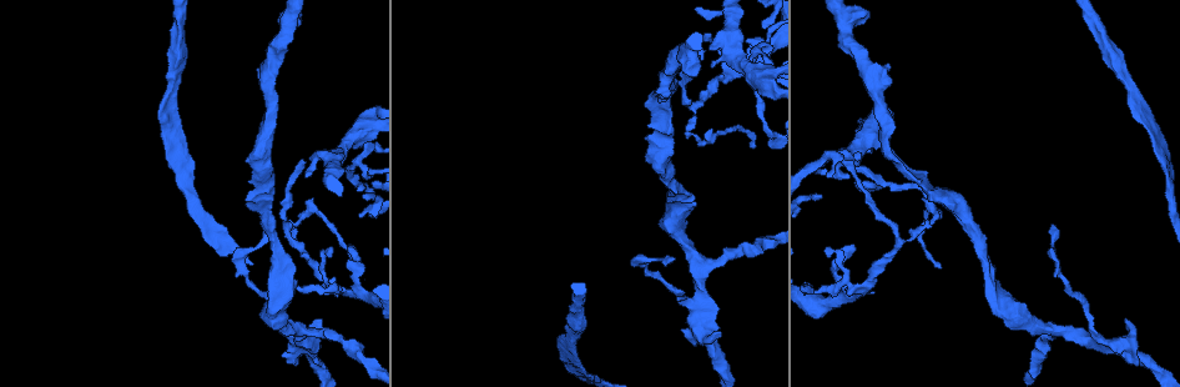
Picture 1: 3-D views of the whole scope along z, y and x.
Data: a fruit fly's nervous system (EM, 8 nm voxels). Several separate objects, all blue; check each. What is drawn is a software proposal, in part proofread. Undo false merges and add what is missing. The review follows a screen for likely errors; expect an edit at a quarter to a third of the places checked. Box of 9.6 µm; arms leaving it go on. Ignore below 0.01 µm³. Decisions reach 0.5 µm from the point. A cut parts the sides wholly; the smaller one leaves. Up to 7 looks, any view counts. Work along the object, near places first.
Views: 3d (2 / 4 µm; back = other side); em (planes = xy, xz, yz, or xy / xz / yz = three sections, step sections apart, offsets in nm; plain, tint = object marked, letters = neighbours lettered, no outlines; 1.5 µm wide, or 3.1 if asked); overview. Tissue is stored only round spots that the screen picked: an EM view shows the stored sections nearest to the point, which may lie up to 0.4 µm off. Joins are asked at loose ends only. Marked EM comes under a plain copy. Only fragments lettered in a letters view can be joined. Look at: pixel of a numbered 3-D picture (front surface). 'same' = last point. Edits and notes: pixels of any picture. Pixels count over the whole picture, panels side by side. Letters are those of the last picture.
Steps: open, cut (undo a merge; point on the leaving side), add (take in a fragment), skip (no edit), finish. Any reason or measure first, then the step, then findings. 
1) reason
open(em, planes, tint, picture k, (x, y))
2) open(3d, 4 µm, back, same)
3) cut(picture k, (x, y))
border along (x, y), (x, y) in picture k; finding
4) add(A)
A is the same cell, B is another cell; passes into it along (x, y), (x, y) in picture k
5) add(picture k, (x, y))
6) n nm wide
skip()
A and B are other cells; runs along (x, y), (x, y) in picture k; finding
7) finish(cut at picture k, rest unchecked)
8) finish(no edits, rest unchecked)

arms part here
open(em, xz, step 4, tint, picture 1, (571, 344))

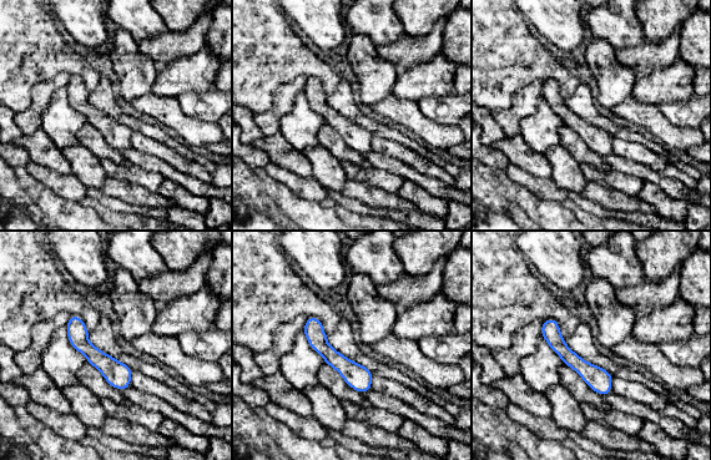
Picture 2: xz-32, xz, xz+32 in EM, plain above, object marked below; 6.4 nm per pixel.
cut it another way
open(em, planes, letters, same)

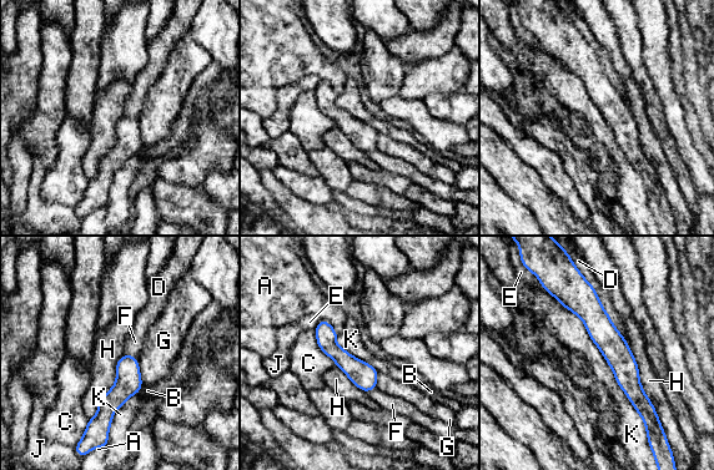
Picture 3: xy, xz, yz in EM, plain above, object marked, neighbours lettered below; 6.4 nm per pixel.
skip()
A, B, C, D, E, F, G, H, J and K are other cells; one neuron here

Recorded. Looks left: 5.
thin end
open(3d, 2 µm, picture 1, (843, 160))

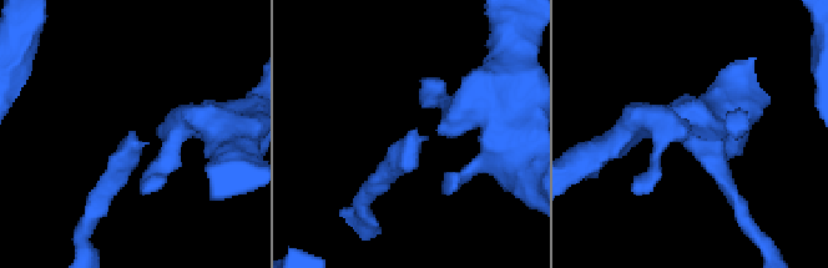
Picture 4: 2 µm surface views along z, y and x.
open(em, planes, letters, picture 4, (415, 133))

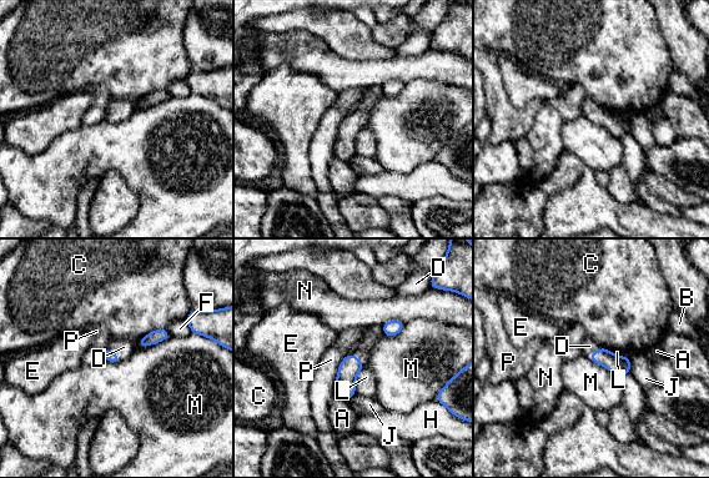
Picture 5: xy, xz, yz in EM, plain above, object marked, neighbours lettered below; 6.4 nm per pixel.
add(D)
D is the same cell, A, B, C, E, F, H, J, L, M, N and P are other cells; passes into it along (110, 355), (114, 352), (124, 347) in picture 5; the neuron continues

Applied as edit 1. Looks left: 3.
finish(add at picture 5, rest unchecked)

